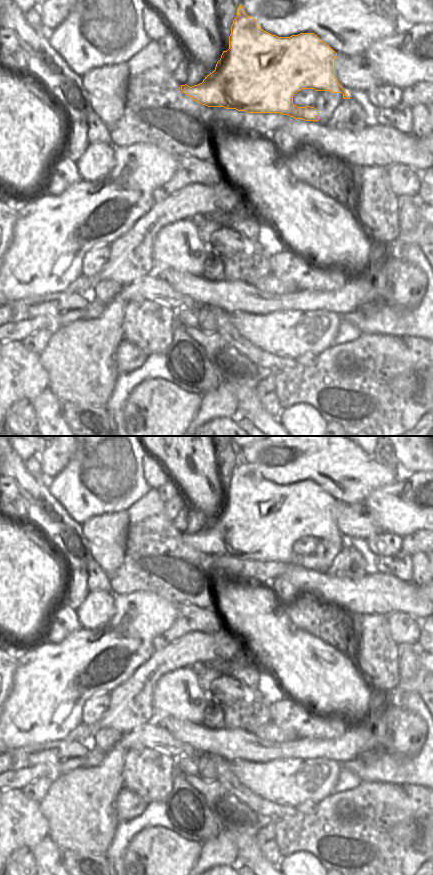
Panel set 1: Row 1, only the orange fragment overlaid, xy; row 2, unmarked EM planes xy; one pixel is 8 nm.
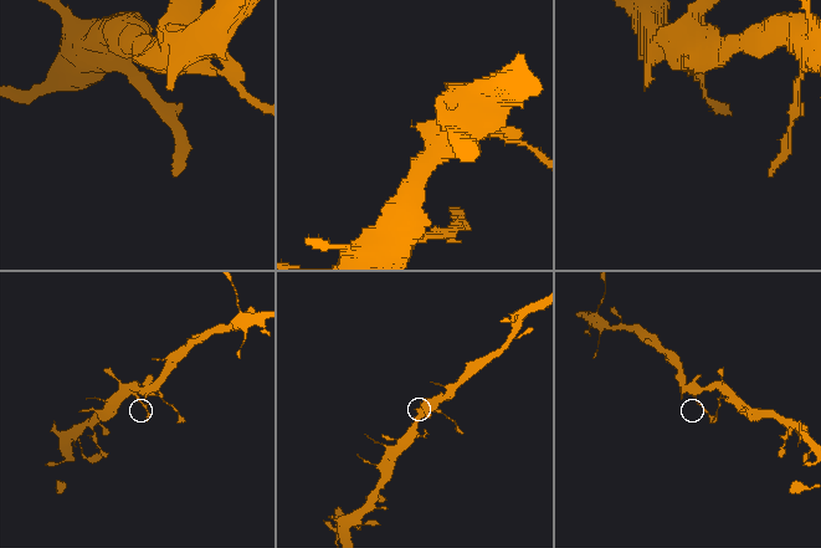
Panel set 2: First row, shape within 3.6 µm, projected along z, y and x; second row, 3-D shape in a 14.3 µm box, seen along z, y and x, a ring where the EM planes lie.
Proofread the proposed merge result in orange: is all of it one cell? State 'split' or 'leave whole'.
split

